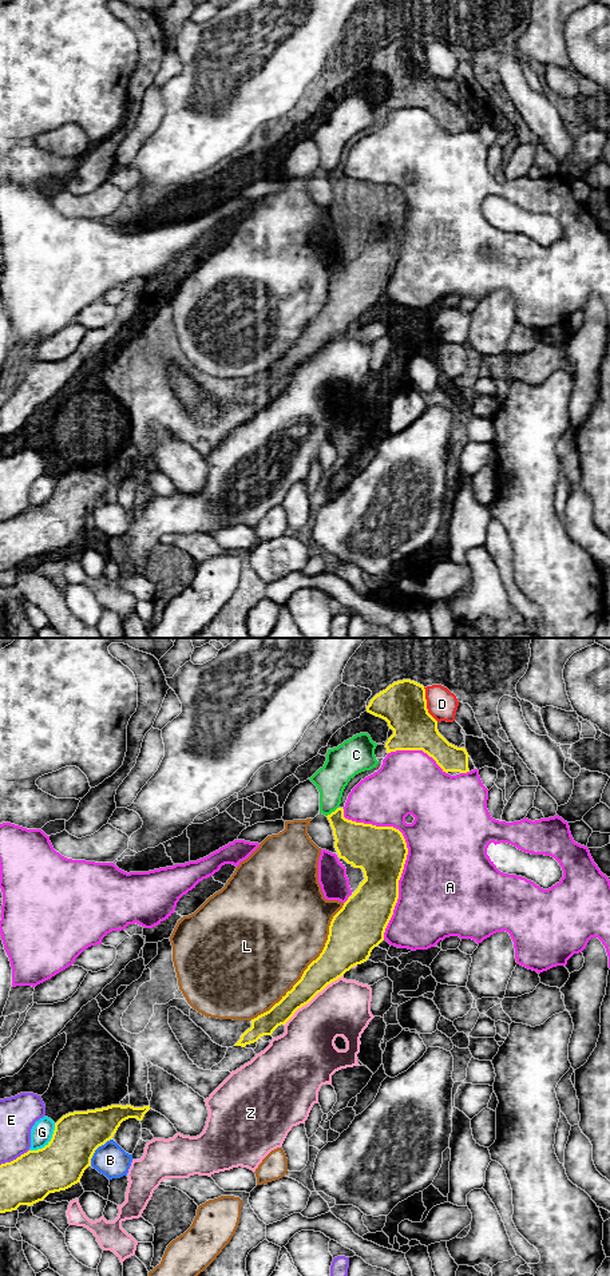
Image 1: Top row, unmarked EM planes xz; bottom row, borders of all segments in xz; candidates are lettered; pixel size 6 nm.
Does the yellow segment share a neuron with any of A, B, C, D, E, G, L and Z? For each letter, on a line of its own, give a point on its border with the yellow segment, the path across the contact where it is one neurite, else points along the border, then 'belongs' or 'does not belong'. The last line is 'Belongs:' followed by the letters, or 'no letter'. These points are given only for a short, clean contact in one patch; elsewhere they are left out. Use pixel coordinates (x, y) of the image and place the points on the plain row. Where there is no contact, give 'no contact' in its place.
A: xz (407, 211) | does not belong
B: xz (95, 507) | does not belong
C: xz (332, 170) | does not belong
D: xz (426, 63) | does not belong
E: xz (14, 518) | does not belong
G: xz (48, 500) | does not belong
L: xz (308, 324) | does not belong
Z: xz (312, 356) | does not belong
Belongs: no letter

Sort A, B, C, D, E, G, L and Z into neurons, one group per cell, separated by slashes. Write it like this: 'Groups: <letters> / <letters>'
Groups: A / B C / D / E / G / L / Z

